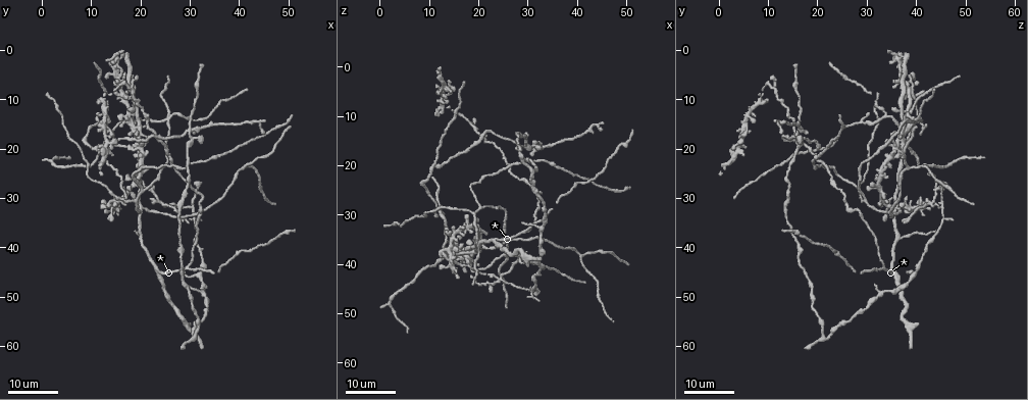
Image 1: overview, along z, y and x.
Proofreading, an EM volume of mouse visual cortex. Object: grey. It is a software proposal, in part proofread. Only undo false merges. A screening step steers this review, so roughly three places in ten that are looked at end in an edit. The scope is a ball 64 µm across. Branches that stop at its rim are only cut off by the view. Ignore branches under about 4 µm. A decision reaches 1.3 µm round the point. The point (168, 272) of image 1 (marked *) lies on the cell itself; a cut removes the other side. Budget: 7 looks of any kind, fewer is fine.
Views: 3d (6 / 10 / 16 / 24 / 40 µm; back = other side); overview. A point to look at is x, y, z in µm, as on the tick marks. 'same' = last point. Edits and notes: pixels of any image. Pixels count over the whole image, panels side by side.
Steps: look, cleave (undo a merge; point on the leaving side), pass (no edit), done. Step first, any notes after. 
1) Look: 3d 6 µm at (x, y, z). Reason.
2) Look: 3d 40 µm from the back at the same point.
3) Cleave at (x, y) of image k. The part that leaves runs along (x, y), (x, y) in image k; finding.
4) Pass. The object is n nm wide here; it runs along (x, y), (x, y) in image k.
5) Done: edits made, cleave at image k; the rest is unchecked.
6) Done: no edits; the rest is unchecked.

Look: 3d 24 µm at (20.5, 31.5, 36.0). Arms part here.

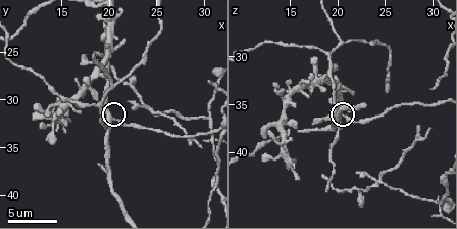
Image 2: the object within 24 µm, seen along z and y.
Look: 3d 6 µm at the same point.

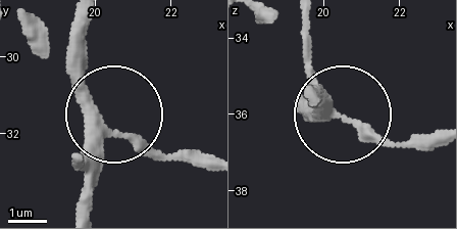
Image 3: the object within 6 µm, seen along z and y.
Pass. 3 arms meet here; it runs along (317, 98), (395, 144), (421, 147) in image 3; one cell here.

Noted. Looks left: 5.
Look: 3d 10 µm at (18.8, 30.4, 29.6). A fork.

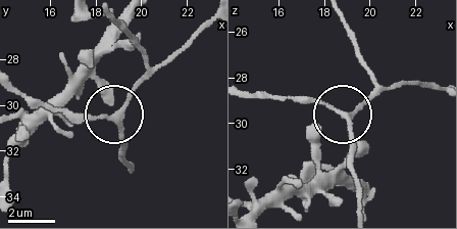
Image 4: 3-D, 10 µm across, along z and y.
Look: 3d 10 µm from the back at (19.0, 30.4, 29.6). Other side.

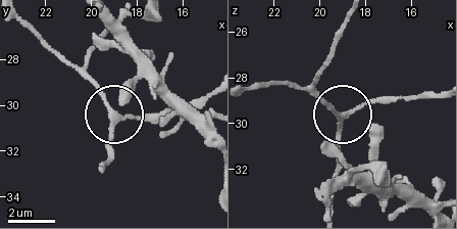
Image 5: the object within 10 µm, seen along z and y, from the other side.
Pass. One cell here.

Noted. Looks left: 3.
Look: 3d 16 µm at (30.0, 44.0, 33.5). Branch point.

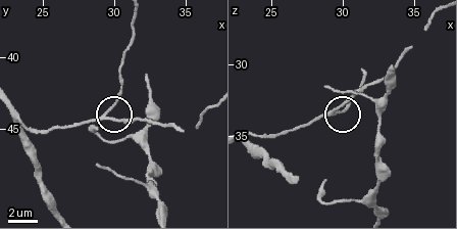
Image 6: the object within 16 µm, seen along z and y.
Look: 3d 10 µm at (29.4, 43.8, 33.4). Closer look.

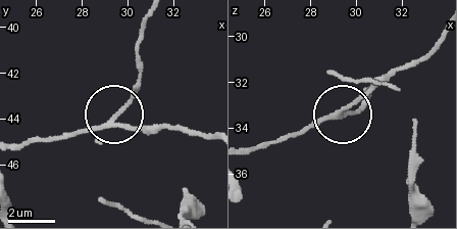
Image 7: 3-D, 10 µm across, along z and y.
Pass. 3 arms meet here; it runs along (260, 144), (305, 133), (341, 113), (385, 73) in image 7; all the same cell.

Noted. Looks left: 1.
Look: 3d 16 µm at (19.8, 37.8, 36.6). Three-way junction.

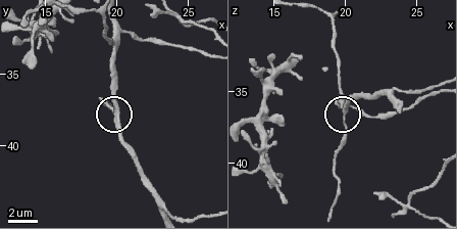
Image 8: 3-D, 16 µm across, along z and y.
Pass. 3 arms meet here; it runs along (425, 89), (351, 98), (343, 118), (347, 136), (343, 146) in image 8; all the same cell.

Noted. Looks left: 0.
Done: no edits; the rest is unchecked.

